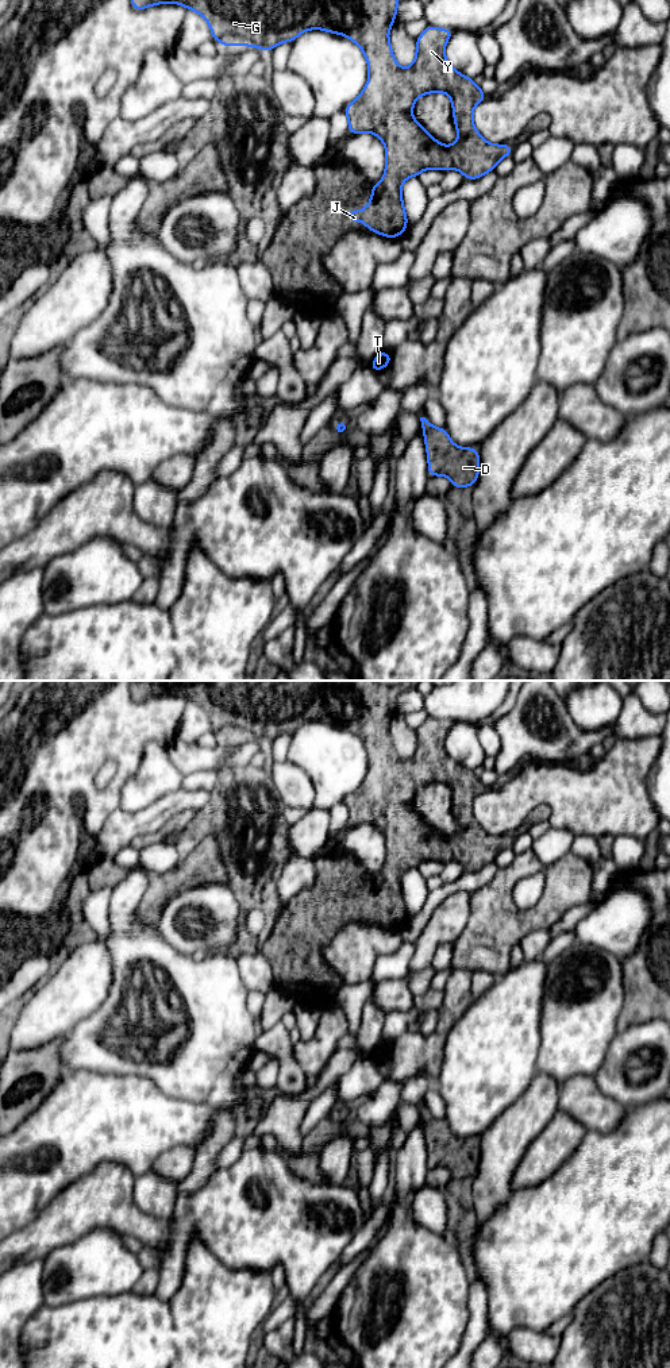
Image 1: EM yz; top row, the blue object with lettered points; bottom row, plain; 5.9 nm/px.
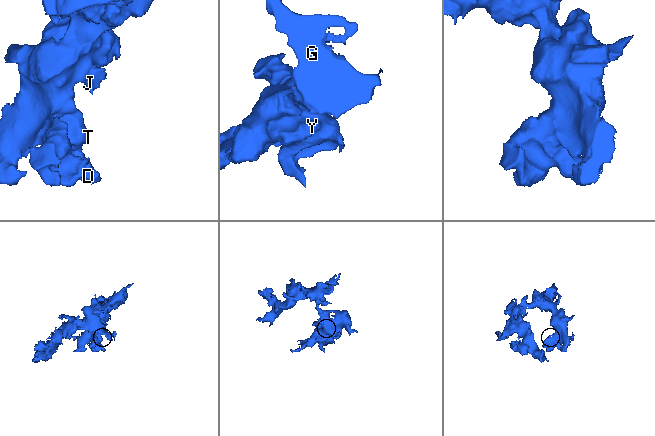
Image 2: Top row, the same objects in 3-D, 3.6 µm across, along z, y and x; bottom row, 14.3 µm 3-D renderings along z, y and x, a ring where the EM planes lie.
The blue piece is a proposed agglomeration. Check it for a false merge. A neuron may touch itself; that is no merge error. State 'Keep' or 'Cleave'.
Keep

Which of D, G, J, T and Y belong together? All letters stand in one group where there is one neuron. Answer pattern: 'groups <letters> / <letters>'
groups D G J T Y

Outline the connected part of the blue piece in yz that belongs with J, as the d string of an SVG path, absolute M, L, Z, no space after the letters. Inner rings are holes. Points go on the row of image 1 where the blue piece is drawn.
M131 0L136 11L162 3L177 3L199 12L208 22L212 38L223 46L255 46L267 53L281 42L292 43L301 32L319 28L346 35L362 49L369 65L369 80L358 99L343 109L353 135L371 132L384 142L386 167L384 178L371 186L370 203L362 212L349 208L347 220L361 220L373 232L397 238L405 231L408 220L401 185L408 177L417 177L427 169L458 169L465 178L477 180L494 170L504 157L513 154L508 143L492 144L474 127L474 105L482 103L486 95L473 78L457 72L446 59L444 47L454 30L428 24L416 39L413 63L407 69L398 66L388 38L398 0ZM434 92L451 97L454 124L458 130L458 140L454 144L440 144L412 116L416 99Z

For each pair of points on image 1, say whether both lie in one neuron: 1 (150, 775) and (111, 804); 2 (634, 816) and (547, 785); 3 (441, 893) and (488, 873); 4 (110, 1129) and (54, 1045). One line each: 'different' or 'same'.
1: different
2: same
3: same
4: different

